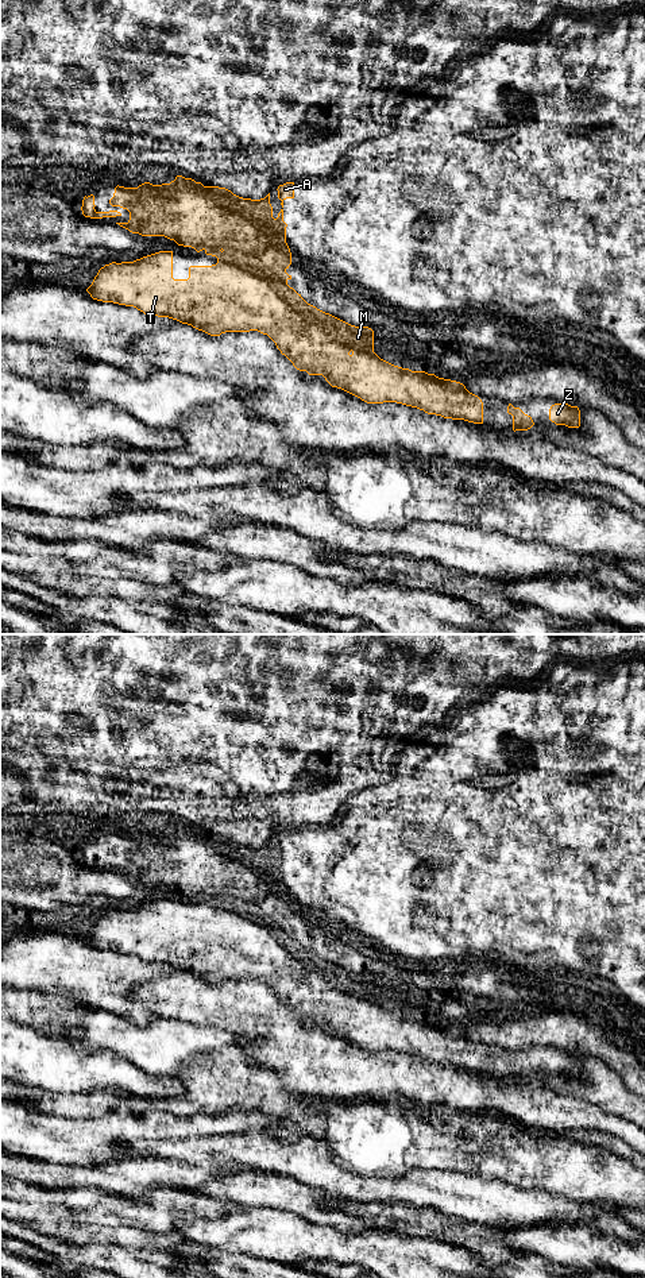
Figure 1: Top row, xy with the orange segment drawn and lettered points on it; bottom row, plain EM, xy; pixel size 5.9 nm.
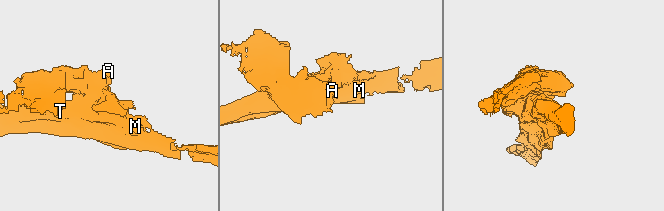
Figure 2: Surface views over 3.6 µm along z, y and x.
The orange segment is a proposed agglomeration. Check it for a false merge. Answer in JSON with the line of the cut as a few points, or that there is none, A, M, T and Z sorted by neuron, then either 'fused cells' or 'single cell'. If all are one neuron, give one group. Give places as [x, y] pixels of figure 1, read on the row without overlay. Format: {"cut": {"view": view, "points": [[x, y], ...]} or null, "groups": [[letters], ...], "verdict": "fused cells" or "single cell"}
{"cut": {"view": "xy", "points": [[223, 898], [242, 906], [255, 921], [277, 934], [289, 923]]}, "groups": [["A"], ["M", "T", "Z"]], "verdict": "fused cells"}

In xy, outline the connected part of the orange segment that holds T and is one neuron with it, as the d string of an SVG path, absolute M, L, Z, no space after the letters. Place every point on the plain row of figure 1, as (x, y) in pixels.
M194 896L197 900L217 906L212 914L190 914L188 927L173 926L173 899L159 899L134 910L112 910L101 915L92 933L86 937L93 947L134 954L148 964L169 965L182 972L192 973L211 984L220 984L225 980L258 978L267 982L293 1013L309 1023L322 1023L332 1034L341 1036L367 1051L397 1050L417 1055L428 1062L444 1066L464 1067L474 1072L483 1072L483 1050L470 1040L460 1030L439 1026L425 1019L412 1019L394 1013L381 1007L374 1000L374 978L368 974L351 973L316 954L308 951L301 942L287 933L289 923L281 930L281 939L269 927L262 927L254 920L250 911L239 904L216 896Z

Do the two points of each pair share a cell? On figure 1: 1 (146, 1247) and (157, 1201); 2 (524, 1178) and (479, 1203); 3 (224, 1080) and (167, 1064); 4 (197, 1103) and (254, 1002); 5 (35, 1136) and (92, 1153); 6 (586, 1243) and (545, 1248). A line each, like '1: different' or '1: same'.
1: same
2: different
3: different
4: different
5: same
6: same

